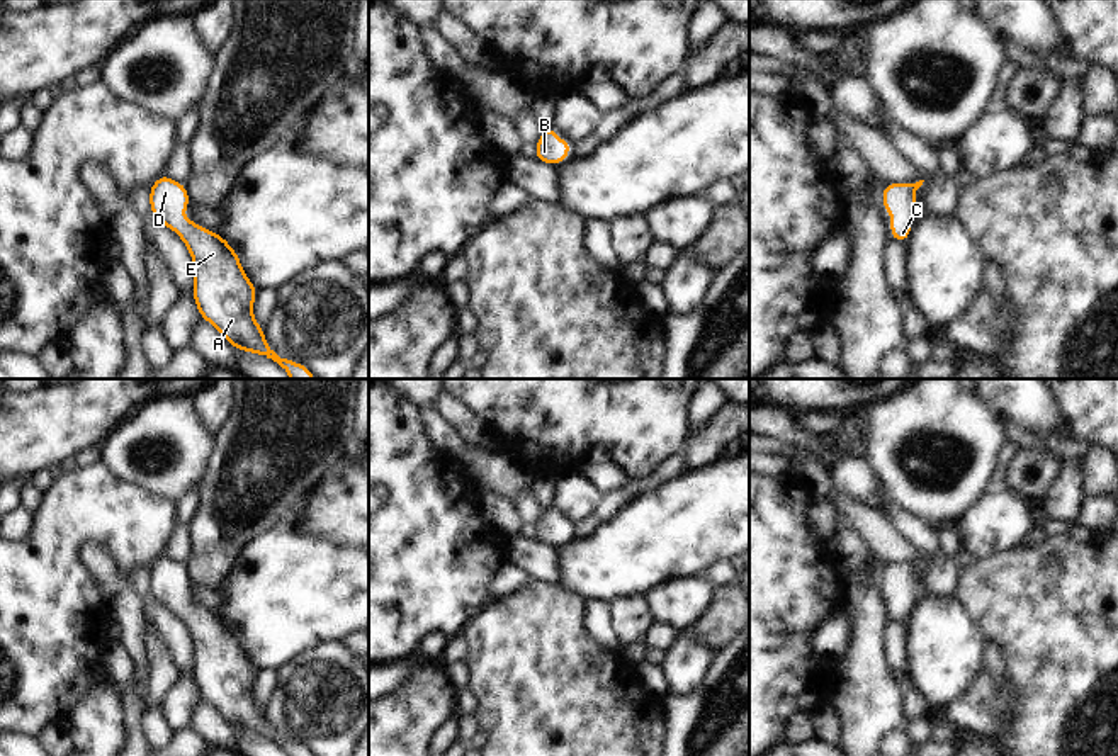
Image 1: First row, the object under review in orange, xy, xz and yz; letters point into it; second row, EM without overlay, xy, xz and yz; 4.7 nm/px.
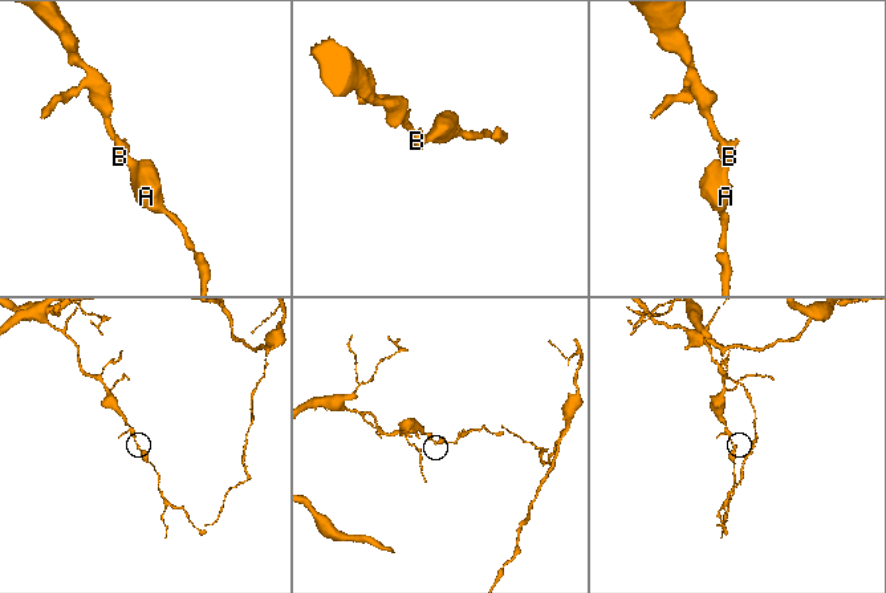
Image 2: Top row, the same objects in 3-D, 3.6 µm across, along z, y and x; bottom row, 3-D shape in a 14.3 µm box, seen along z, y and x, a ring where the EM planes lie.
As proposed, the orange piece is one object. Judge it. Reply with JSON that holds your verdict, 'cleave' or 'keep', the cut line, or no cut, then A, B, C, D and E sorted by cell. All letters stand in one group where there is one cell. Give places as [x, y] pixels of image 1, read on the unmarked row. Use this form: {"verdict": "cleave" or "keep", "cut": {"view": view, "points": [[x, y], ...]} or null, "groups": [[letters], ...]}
{"verdict": "keep", "cut": null, "groups": [["A", "B", "C", "D", "E"]]}

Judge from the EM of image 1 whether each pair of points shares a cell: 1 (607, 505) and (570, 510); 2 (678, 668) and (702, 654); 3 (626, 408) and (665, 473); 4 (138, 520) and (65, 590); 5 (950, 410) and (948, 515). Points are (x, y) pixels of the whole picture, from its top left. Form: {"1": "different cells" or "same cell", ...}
{"1": "different cells", "2": "same cell", "3": "different cells", "4": "same cell", "5": "same cell"}

